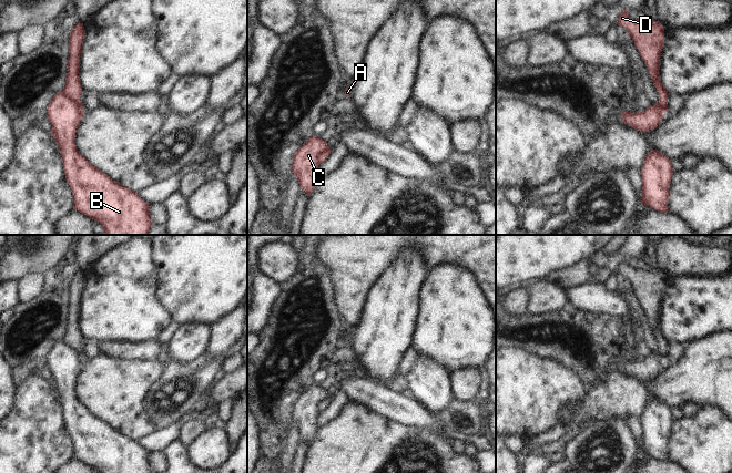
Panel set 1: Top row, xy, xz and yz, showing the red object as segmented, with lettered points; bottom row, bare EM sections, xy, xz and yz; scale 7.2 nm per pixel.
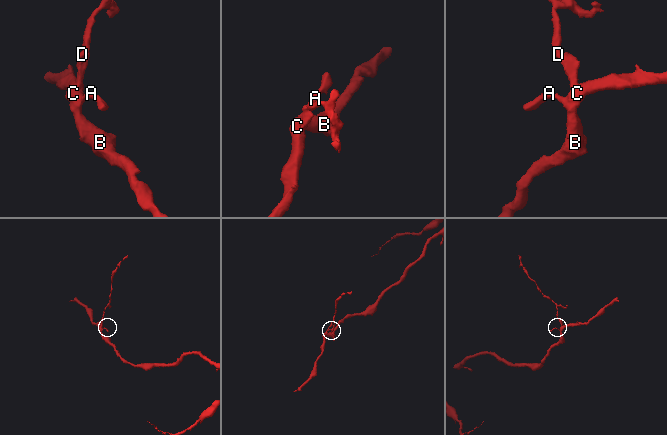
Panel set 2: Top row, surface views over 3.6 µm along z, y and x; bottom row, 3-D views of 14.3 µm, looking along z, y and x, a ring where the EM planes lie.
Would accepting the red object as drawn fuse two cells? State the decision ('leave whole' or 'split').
split

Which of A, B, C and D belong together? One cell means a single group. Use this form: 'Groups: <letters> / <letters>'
Groups: A B C / D

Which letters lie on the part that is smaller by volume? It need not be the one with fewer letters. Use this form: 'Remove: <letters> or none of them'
Remove: D

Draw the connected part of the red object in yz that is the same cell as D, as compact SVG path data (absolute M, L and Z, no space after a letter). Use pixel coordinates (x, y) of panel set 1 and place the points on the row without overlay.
M627 258L619 263L617 269L620 274L627 277L629 286L634 288L636 295L644 309L649 322L652 326L652 330L658 339L658 351L664 360L669 359L667 354L667 347L670 342L662 333L659 323L660 305L664 294L663 274L653 268L634 268L629 265Z

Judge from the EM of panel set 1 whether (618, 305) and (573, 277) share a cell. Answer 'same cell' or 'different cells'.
different cells

